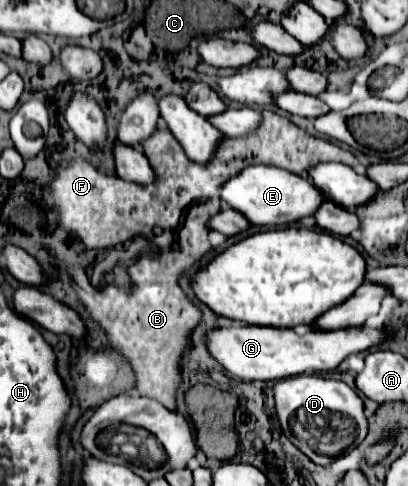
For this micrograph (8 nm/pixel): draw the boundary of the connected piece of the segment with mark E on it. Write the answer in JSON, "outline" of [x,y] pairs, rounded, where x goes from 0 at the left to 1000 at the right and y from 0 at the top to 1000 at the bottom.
{"outline":[[[608,342],[588,358],[569,362],[544,395],[544,412],[564,420],[569,428],[588,432],[618,461],[632,465],[696,465],[730,457],[735,449],[770,444],[784,420],[794,416],[794,403],[755,366],[740,366],[721,354],[676,346],[676,342]]]}

